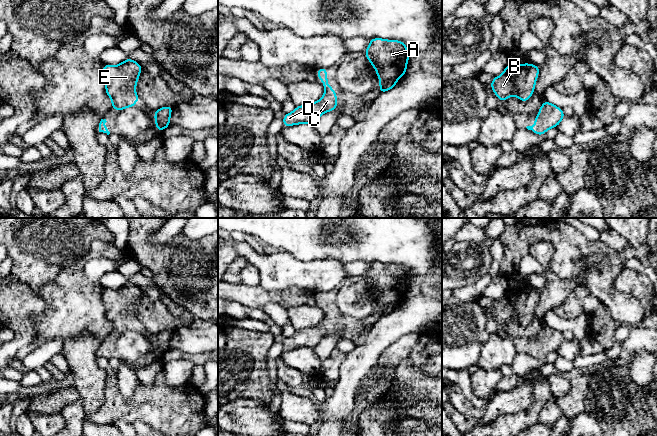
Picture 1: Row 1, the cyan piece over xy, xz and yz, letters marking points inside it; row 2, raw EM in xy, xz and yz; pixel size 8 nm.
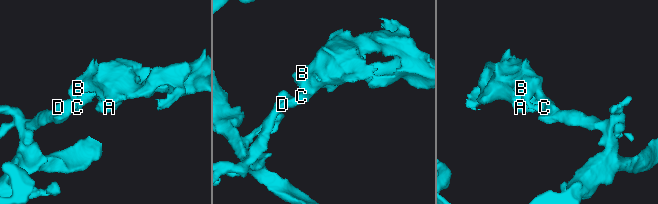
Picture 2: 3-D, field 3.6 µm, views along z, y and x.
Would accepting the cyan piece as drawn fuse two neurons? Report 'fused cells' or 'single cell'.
single cell

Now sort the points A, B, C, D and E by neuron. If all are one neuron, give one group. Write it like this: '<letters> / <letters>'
A B C D E

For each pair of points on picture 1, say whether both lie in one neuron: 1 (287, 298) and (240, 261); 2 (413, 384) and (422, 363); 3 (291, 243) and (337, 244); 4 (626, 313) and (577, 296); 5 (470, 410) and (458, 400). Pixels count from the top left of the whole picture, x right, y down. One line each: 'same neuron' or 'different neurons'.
1: different neurons
2: different neurons
3: same neuron
4: different neurons
5: same neuron

